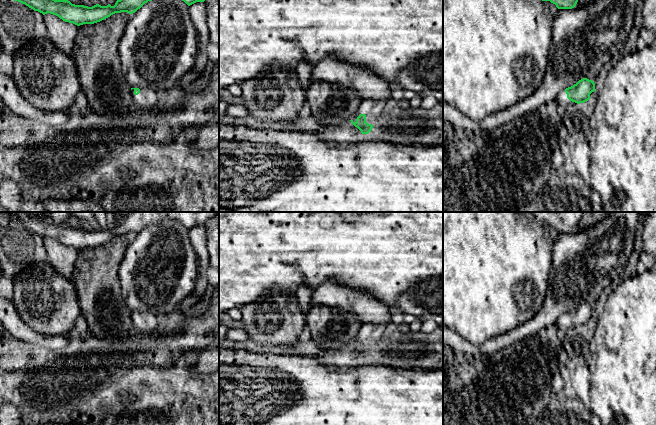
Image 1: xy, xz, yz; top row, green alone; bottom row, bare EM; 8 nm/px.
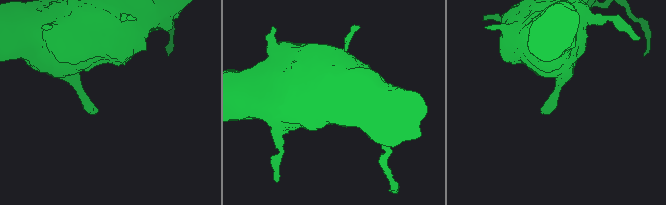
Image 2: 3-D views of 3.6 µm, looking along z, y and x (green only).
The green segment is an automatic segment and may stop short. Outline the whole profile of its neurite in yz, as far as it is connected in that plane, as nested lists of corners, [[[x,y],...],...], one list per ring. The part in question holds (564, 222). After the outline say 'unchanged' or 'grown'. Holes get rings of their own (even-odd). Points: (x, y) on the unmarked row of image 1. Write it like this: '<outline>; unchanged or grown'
[[[515,212],[533,215],[542,225],[550,225],[558,233],[572,233],[576,230],[584,212]]]; unchanged

